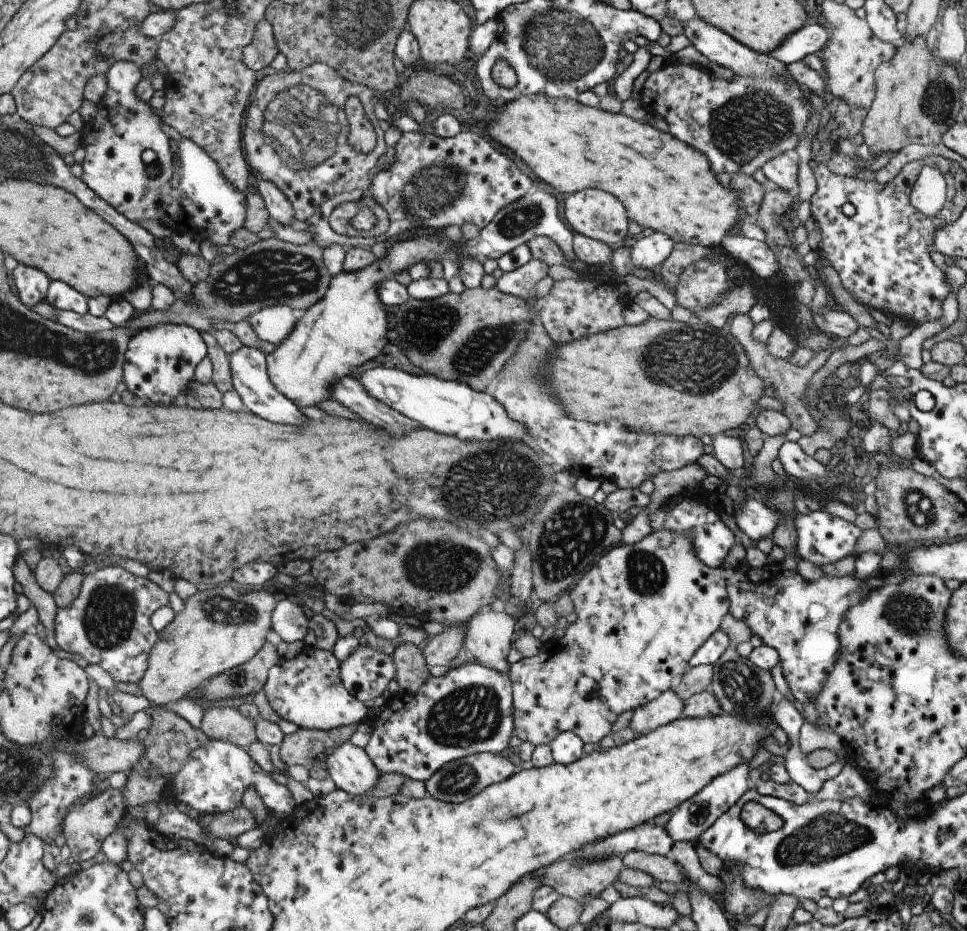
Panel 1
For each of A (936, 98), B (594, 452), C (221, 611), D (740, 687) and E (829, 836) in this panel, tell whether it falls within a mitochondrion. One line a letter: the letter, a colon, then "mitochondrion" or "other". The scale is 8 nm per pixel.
A: mitochondrion
B: other
C: mitochondrion
D: mitochondrion
E: mitochondrion

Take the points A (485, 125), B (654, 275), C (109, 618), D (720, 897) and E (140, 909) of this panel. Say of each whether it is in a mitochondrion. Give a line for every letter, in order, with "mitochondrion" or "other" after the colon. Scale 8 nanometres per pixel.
A: other
B: other
C: mitochondrion
D: other
E: other

